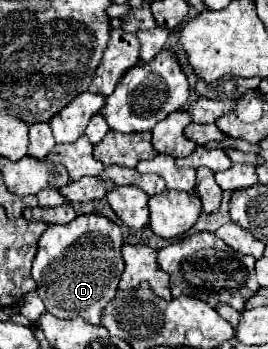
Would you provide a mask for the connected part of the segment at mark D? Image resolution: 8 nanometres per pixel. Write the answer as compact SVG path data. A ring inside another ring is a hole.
M80 215L68 225L48 225L38 241L38 253L34 257L32 279L38 285L38 295L46 305L46 311L58 319L82 317L90 325L102 323L104 307L116 297L118 281L124 269L122 261L122 229L102 215Z

